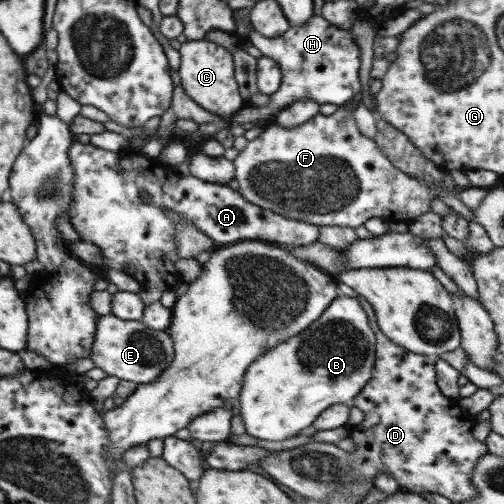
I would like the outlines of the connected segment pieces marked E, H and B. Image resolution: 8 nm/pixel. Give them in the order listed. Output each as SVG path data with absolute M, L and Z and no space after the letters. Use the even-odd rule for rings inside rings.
M111 313L97 316L91 348L90 359L94 366L101 368L107 376L138 385L155 380L173 358L172 340L167 330L153 330L140 320L121 320Z
M312 15L301 26L291 26L275 38L259 34L252 28L246 34L248 45L252 44L267 58L273 59L281 71L279 88L271 95L271 101L263 107L244 104L230 116L223 118L227 123L256 122L267 124L273 120L277 111L299 99L311 99L319 104L336 104L349 102L361 90L357 79L360 67L360 54L357 43L351 39L349 29L337 28L323 17Z
M335 297L323 314L305 330L290 336L279 346L273 345L249 364L238 394L239 417L245 433L261 440L285 440L311 425L325 408L334 404L348 405L371 378L376 338L367 322L363 308L355 298Z

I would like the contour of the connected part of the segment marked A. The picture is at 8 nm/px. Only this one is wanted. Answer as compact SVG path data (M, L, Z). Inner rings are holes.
M73 140L69 146L68 158L73 169L71 191L73 200L67 212L71 226L81 241L94 244L96 264L105 271L122 272L139 284L139 292L136 295L144 306L158 302L164 292L171 291L174 285L180 282L179 272L173 268L178 256L173 242L176 230L170 219L170 213L177 213L180 218L194 224L194 227L210 238L214 244L231 245L231 242L237 240L263 240L276 244L307 246L317 240L317 225L258 208L245 201L238 191L232 190L227 184L207 183L190 175L179 176L172 169L173 166L158 162L155 158L145 158L140 150L107 152L91 144L80 144ZM139 190L145 190L147 203L141 201Z

